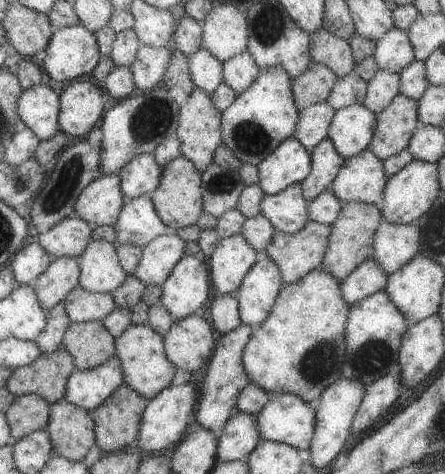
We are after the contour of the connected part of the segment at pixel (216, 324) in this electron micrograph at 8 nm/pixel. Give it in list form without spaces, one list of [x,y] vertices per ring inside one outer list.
[[[221,294],[209,304],[209,323],[220,335],[237,328],[240,323],[237,300],[234,294]]]

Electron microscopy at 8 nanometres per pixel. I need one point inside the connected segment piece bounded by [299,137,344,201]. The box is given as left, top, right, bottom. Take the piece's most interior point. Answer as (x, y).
(325, 162)

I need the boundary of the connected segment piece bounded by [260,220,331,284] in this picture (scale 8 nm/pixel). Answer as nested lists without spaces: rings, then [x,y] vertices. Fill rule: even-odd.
[[[308,220],[293,234],[275,231],[273,238],[269,240],[269,244],[265,246],[265,250],[260,255],[269,258],[277,266],[279,276],[281,276],[284,284],[291,284],[291,282],[299,280],[301,276],[305,276],[307,272],[311,272],[311,270],[317,268],[325,254],[325,250],[327,250],[330,230],[330,226]]]

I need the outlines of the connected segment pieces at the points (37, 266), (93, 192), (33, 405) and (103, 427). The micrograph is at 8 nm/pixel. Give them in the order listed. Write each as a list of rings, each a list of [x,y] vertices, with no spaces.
[[[33,242],[20,249],[7,262],[18,285],[28,285],[49,266],[52,257]]]
[[[118,174],[100,175],[95,180],[92,180],[77,195],[73,215],[85,222],[95,224],[96,227],[112,226],[125,201],[119,188],[119,181]]]
[[[27,394],[14,397],[11,406],[4,412],[11,441],[19,440],[31,432],[44,428],[50,404],[41,396]]]
[[[124,384],[118,386],[97,408],[88,412],[93,420],[95,446],[98,446],[103,453],[119,453],[122,448],[131,445],[137,436],[140,416],[147,403],[148,399],[139,396],[131,388]]]

